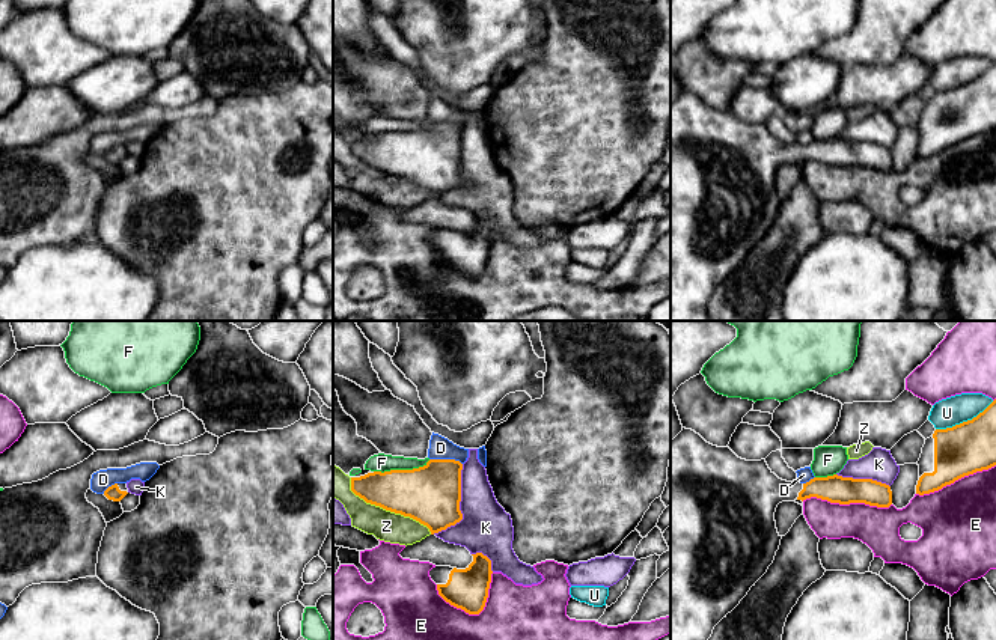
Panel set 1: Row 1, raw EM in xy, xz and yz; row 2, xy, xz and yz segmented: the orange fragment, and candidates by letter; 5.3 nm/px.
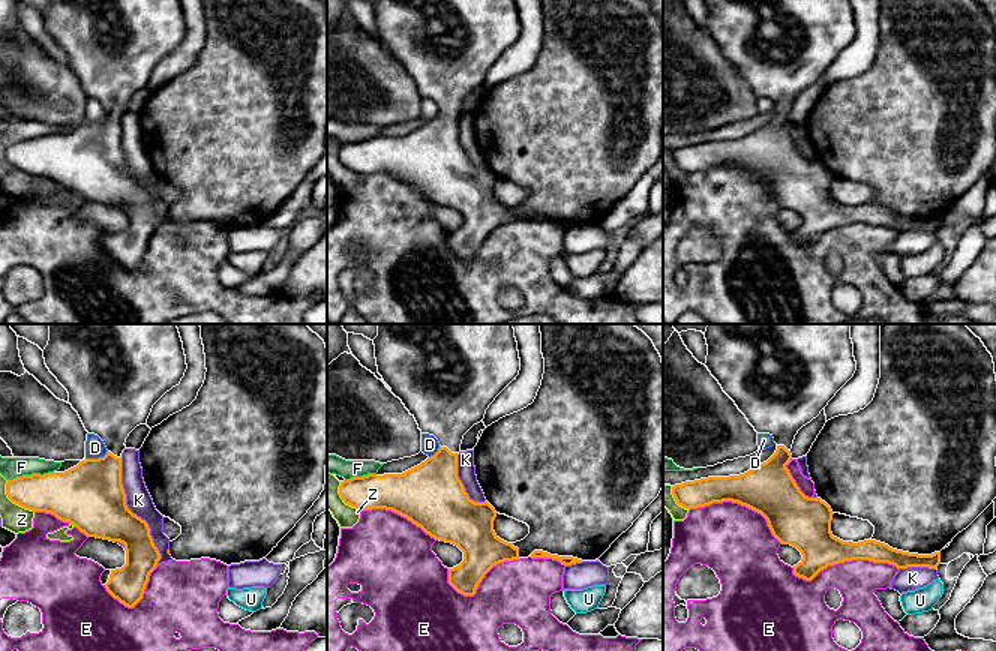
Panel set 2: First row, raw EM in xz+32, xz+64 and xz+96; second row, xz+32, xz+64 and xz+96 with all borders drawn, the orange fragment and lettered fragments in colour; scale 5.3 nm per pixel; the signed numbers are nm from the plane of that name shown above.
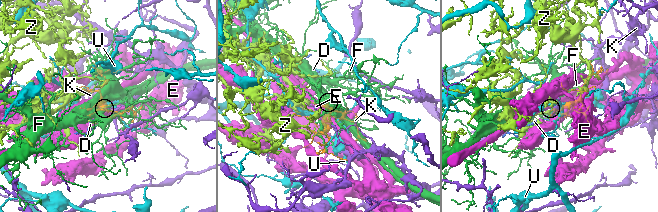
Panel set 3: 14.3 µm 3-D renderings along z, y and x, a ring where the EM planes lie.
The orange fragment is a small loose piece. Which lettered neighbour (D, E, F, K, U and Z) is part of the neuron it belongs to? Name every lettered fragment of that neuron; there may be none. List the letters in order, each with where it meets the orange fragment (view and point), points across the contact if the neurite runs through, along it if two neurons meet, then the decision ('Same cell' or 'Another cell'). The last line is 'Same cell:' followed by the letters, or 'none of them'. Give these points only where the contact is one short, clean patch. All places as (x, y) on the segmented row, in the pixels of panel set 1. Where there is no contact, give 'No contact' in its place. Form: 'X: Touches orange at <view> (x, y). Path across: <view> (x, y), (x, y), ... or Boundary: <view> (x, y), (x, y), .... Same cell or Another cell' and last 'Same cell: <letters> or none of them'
D: Touches orange at xz (446, 460). Boundary: xz (430, 458), (454, 458), (461, 464). Another cell
E: Touches orange at xz (473, 613). Another cell
F: Touches orange at xz (401, 470). Another cell
K: Touches orange at xz (458, 506). Another cell
U: Touches orange at yz (965, 422). Another cell
Z: Touches orange at xz (386, 509). Another cell
Same cell: none of them

